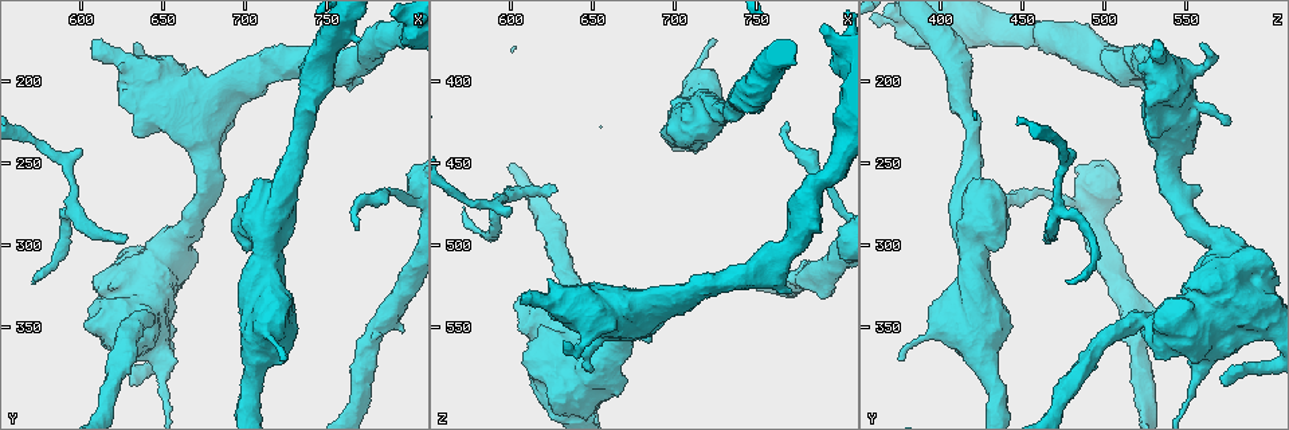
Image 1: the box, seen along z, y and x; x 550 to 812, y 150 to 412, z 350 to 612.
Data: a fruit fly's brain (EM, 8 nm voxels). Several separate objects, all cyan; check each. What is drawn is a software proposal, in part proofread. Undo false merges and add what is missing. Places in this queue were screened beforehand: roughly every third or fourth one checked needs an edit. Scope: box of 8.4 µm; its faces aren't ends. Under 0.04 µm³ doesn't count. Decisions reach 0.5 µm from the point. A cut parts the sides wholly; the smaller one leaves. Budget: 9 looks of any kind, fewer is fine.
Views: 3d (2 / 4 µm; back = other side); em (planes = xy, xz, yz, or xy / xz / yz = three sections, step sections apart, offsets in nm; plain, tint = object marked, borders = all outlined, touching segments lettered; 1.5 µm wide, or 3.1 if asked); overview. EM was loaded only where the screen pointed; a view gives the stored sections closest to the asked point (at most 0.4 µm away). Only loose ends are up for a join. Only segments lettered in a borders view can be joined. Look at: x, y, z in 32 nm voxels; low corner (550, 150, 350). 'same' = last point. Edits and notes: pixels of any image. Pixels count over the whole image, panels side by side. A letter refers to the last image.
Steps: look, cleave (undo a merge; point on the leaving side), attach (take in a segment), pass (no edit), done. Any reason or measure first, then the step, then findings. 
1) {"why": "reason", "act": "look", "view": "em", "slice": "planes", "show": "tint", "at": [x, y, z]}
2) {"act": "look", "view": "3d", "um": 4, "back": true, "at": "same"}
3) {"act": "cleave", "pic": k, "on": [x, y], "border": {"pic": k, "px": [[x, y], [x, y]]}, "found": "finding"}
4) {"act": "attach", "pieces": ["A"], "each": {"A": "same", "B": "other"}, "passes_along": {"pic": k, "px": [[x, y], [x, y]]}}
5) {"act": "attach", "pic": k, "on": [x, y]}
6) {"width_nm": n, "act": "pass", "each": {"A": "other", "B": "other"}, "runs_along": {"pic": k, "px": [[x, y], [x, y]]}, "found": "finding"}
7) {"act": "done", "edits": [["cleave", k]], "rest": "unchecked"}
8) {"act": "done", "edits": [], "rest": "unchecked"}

{"why": "thin end", "act": "look", "view": "em", "slice": "xz", "step": 4, "show": "borders", "at": [768, 288, 432]}

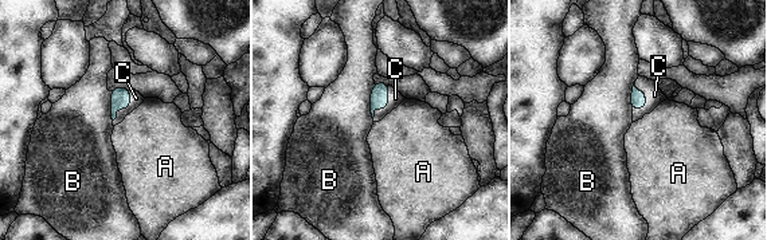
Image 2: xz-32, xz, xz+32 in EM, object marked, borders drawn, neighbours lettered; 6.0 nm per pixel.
{"act": "attach", "pieces": ["C"], "each": {"A": "other", "B": "other", "C": "same"}, "passes_along": {"pic": 2, "px": [[379, 98], [387, 105], [395, 98]]}, "found": "it goes on there"}

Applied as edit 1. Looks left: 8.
{"why": "redraw", "act": "look", "view": "overview"}

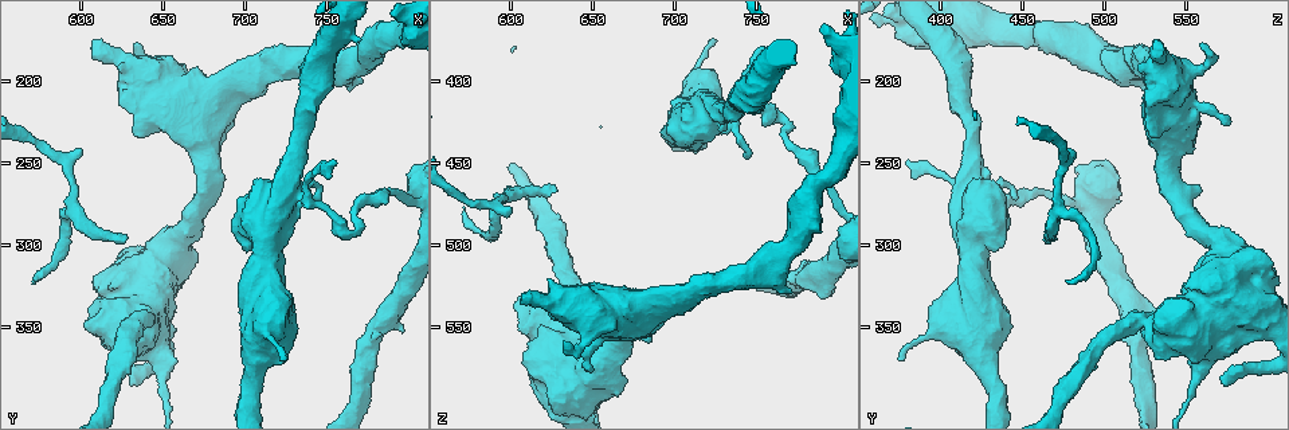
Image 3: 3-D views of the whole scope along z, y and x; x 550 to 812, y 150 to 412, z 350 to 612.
{"why": "an open end", "act": "look", "view": "em", "slice": "xz", "step": 8, "show": "tint", "at": [606, 176, 534]}

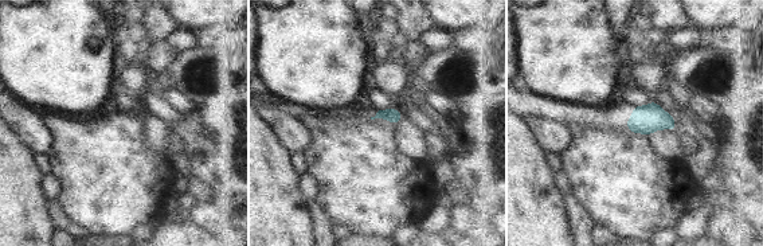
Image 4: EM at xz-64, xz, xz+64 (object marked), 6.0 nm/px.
{"why": "cut it another way", "act": "look", "view": "em", "slice": "planes", "show": "borders", "at": "same"}

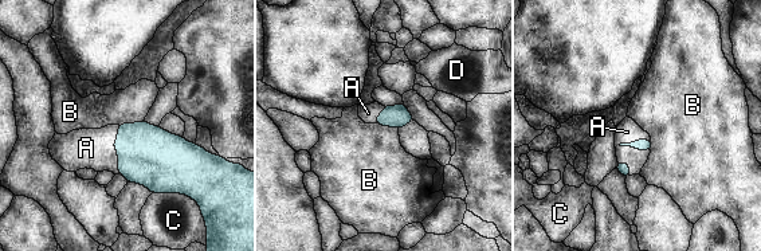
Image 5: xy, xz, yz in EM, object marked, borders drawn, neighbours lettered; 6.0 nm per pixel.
{"act": "attach", "pieces": ["A"], "each": {"A": "same", "B": "other", "C": "other", "D": "other"}, "found": "the neuron continues"}

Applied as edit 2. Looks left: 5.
{"why": "branch stops here", "act": "look", "view": "em", "slice": "planes", "show": "borders", "at": [722, 370, 374]}

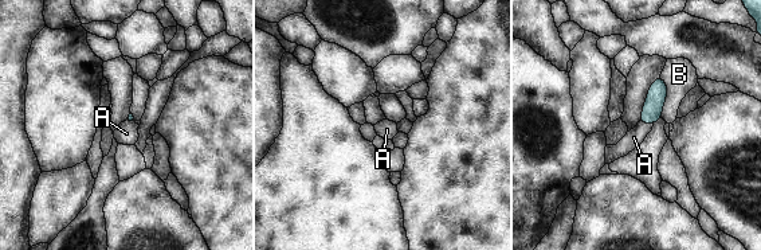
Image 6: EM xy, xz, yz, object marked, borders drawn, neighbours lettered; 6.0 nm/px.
{"act": "attach", "pieces": ["A"], "each": {"A": "same", "B": "other"}, "passes_along": {"pic": 6, "px": [[652, 108], [646, 122], [634, 137]]}, "found": "the neuron continues"}

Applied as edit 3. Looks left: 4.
{"act": "done", "edits": [["attach", 2], ["attach", 5], ["attach", 6]], "rest": "unchecked"}

